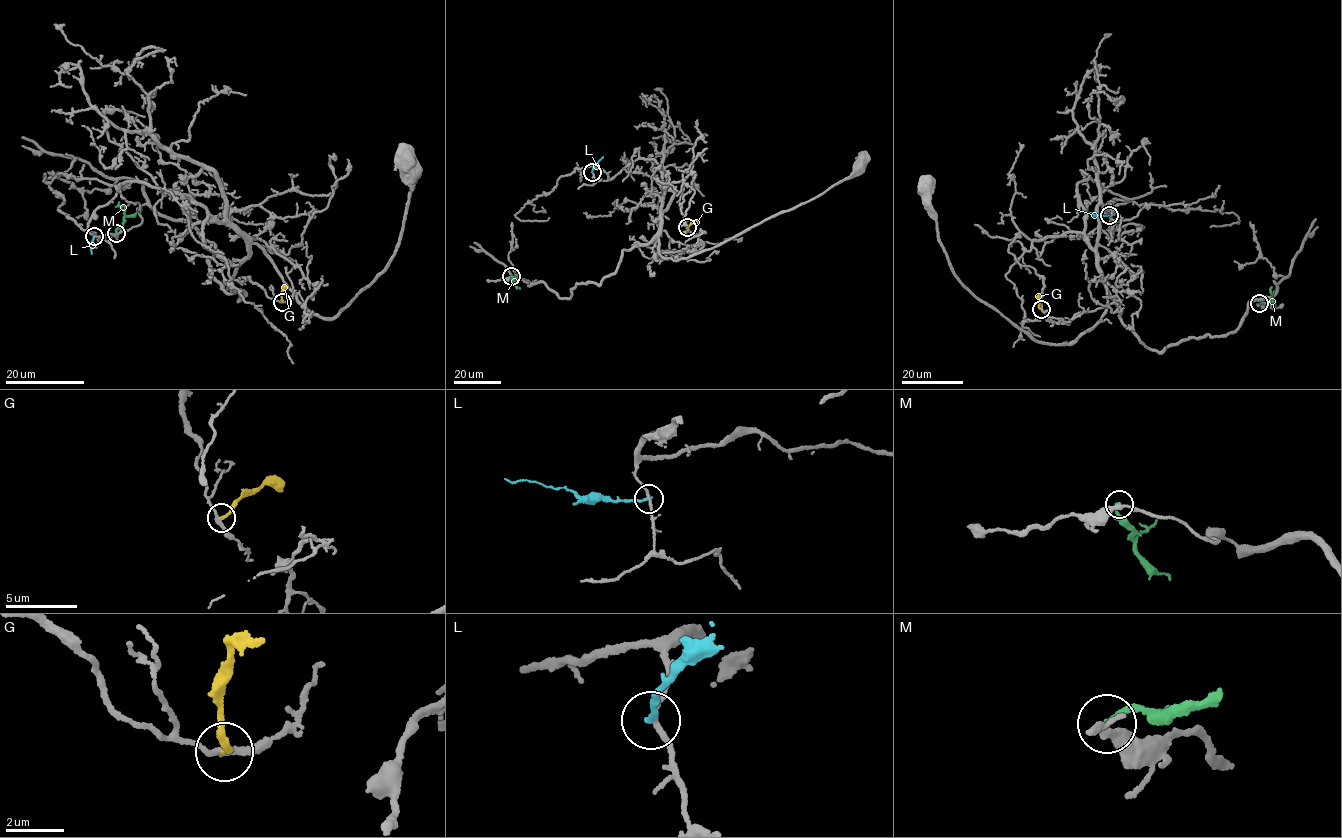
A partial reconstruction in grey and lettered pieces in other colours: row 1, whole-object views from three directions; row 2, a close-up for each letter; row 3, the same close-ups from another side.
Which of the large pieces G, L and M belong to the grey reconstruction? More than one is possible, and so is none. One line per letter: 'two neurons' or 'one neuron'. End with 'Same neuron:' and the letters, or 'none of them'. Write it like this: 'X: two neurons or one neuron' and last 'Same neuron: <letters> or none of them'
G: two neurons
L: two neurons
M: two neurons
Same neuron: none of them

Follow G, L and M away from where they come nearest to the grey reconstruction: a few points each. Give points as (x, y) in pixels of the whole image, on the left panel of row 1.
G: (282, 302), (282, 290), (287, 286)
L: (93, 236), (91, 254)
M: (116, 233), (123, 222), (125, 208), (119, 205), (119, 201)

